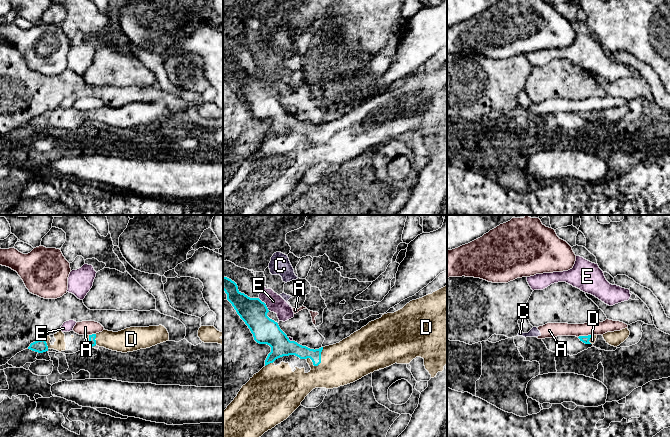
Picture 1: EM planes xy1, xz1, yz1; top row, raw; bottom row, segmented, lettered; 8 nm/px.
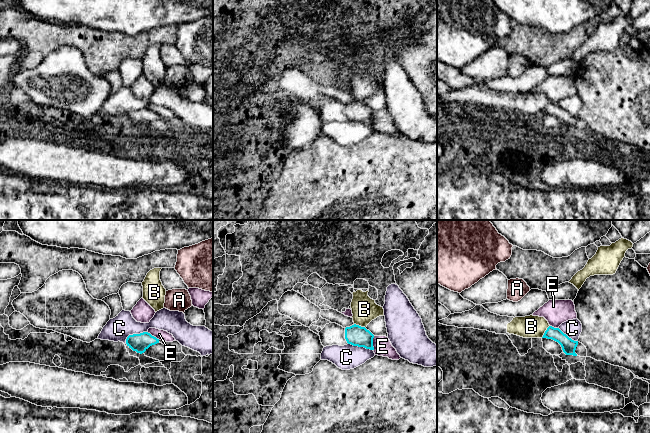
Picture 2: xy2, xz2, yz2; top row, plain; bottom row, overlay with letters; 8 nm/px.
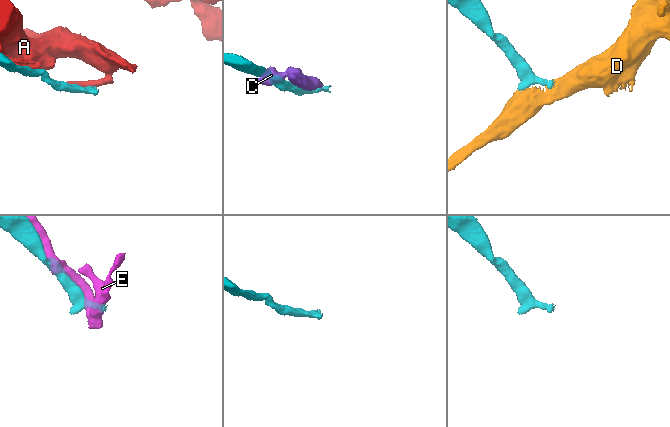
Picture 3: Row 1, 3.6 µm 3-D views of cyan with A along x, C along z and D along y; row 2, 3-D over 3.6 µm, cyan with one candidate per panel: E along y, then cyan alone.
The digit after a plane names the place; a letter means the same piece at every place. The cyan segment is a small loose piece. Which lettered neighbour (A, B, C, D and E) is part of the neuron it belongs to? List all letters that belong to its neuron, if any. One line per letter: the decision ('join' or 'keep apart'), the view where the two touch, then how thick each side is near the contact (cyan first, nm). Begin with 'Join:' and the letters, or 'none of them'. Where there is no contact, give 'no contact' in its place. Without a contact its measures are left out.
Join: D
A: keep apart; meets cyan in yz1; 60 nm thick on the cyan side, 110 nm on the other
B: keep apart; meets cyan in yz2; 120 nm thick on the cyan side, 180 nm on the other
C: keep apart; meets cyan in xy2; 140 nm thick on the cyan side, 190 nm on the other
D: join; meets cyan in xz1; 110 nm thick on the cyan side, 340 nm on the other
E: keep apart; meets cyan in xz2; 160 nm thick on the cyan side, 140 nm on the other

